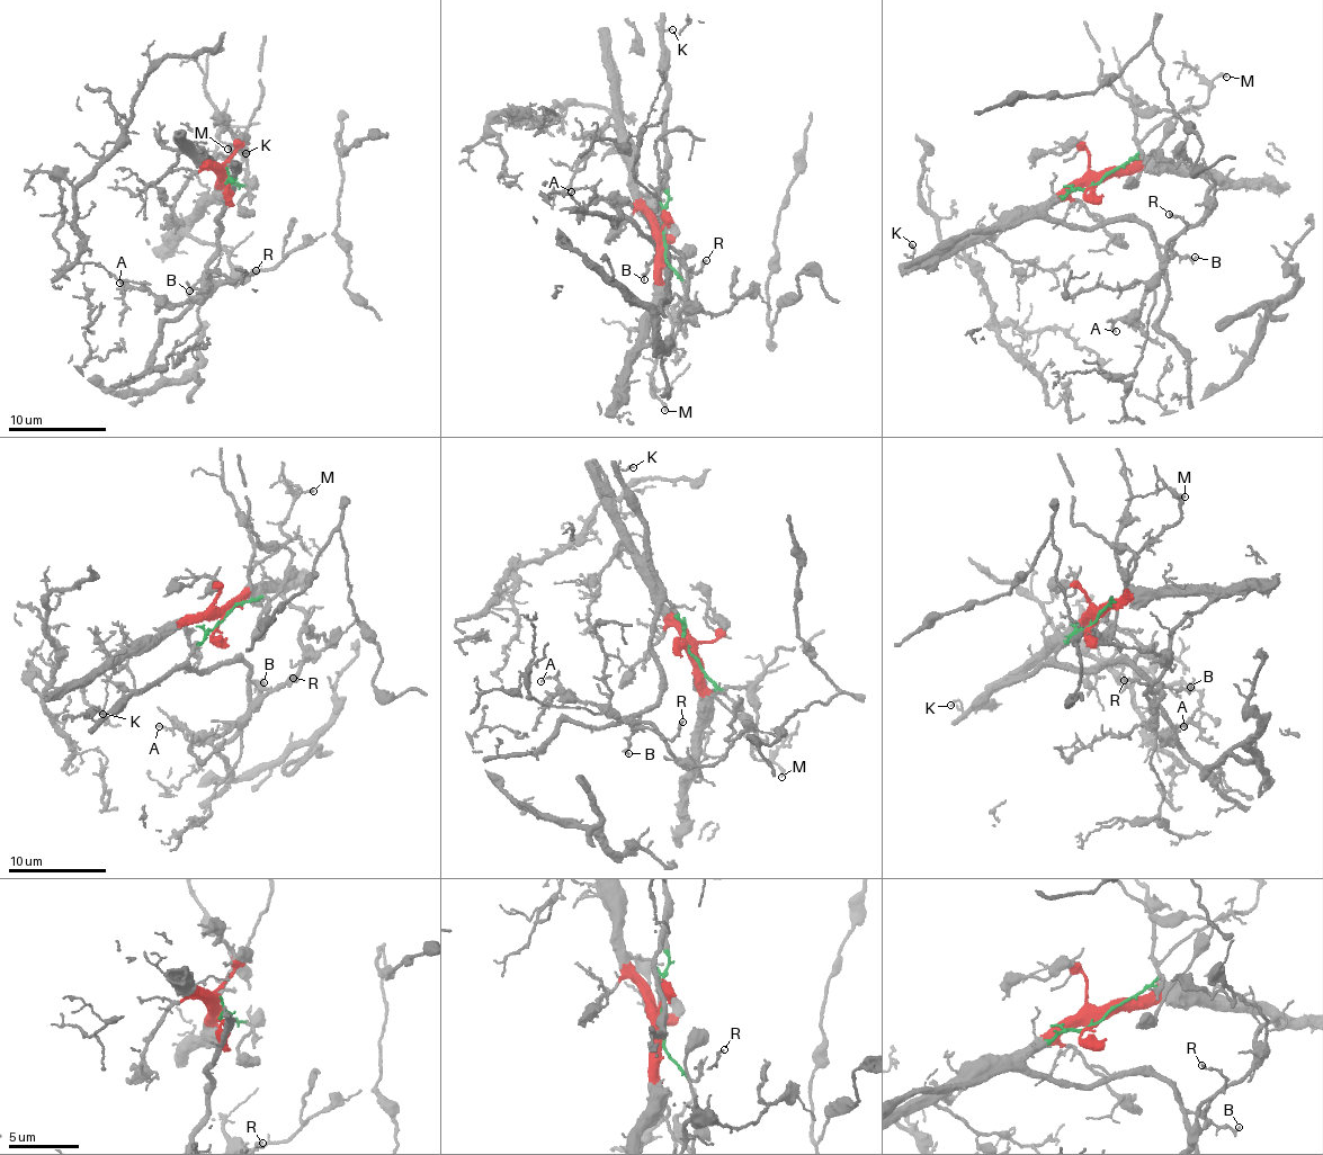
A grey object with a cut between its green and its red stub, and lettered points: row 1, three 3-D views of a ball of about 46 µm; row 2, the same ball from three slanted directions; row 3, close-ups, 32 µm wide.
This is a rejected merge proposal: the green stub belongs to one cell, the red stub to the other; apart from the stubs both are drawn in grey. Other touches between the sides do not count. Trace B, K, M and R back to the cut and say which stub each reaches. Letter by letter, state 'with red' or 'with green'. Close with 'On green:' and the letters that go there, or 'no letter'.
B: with green
K: with green
M: with red
R: with green
On green: B, K, R

